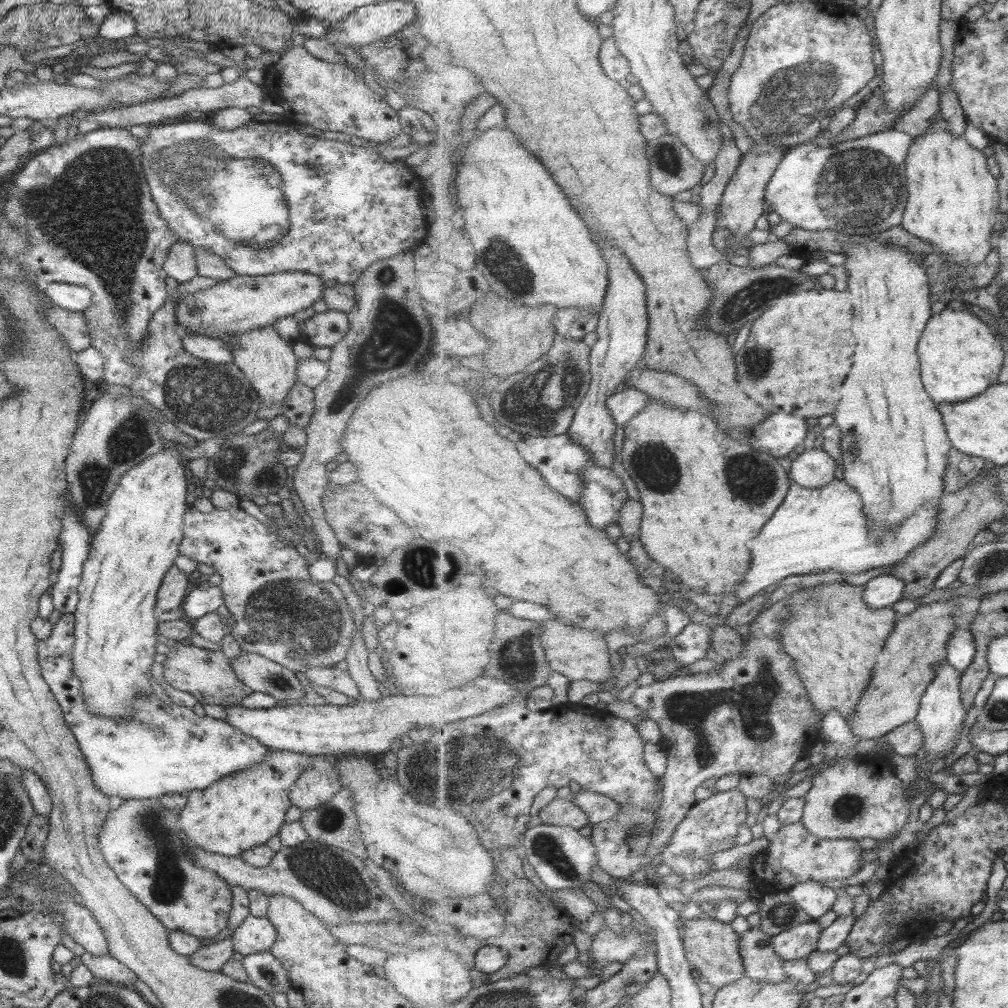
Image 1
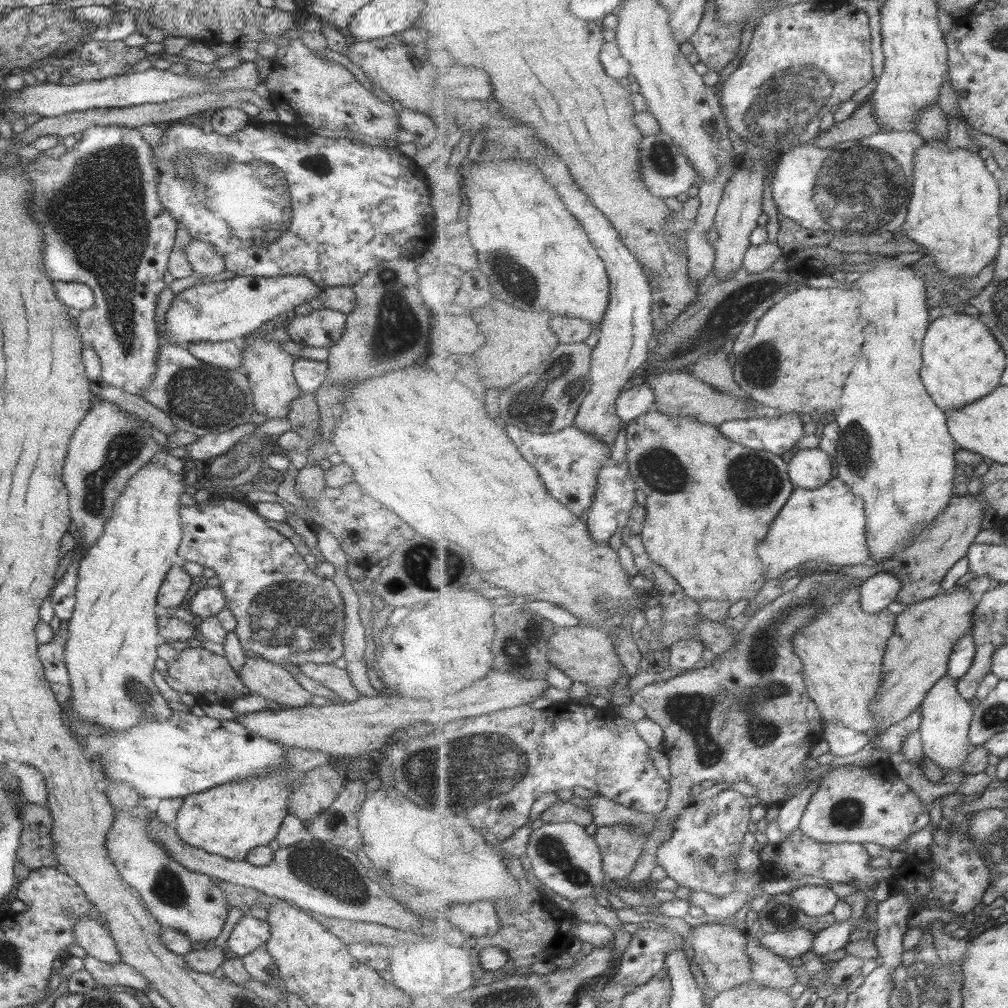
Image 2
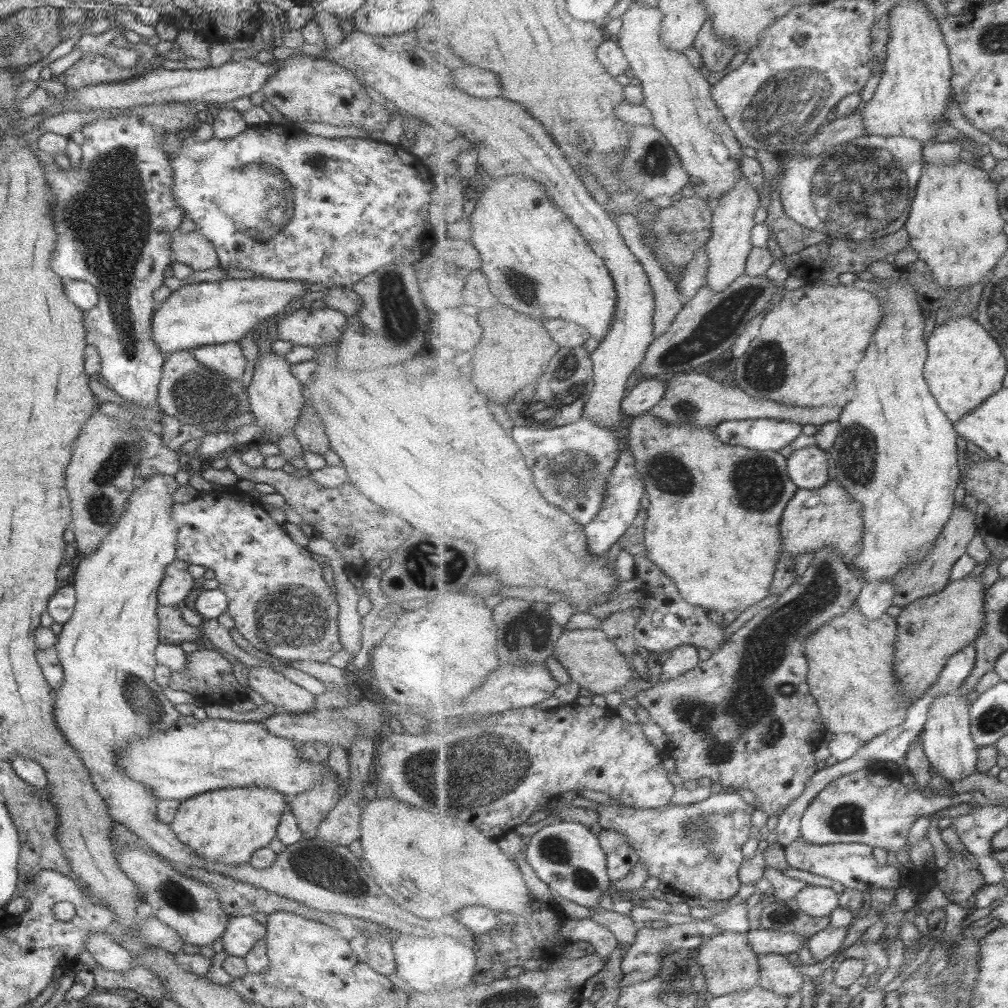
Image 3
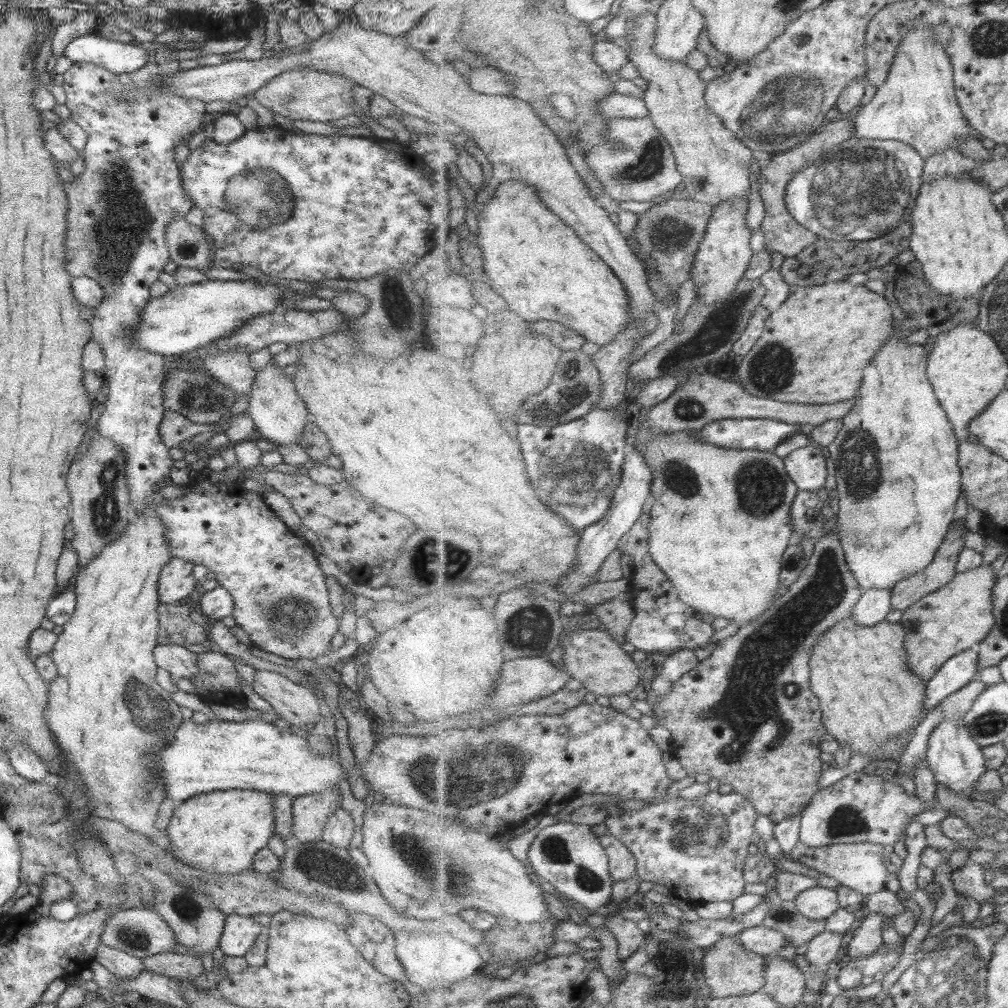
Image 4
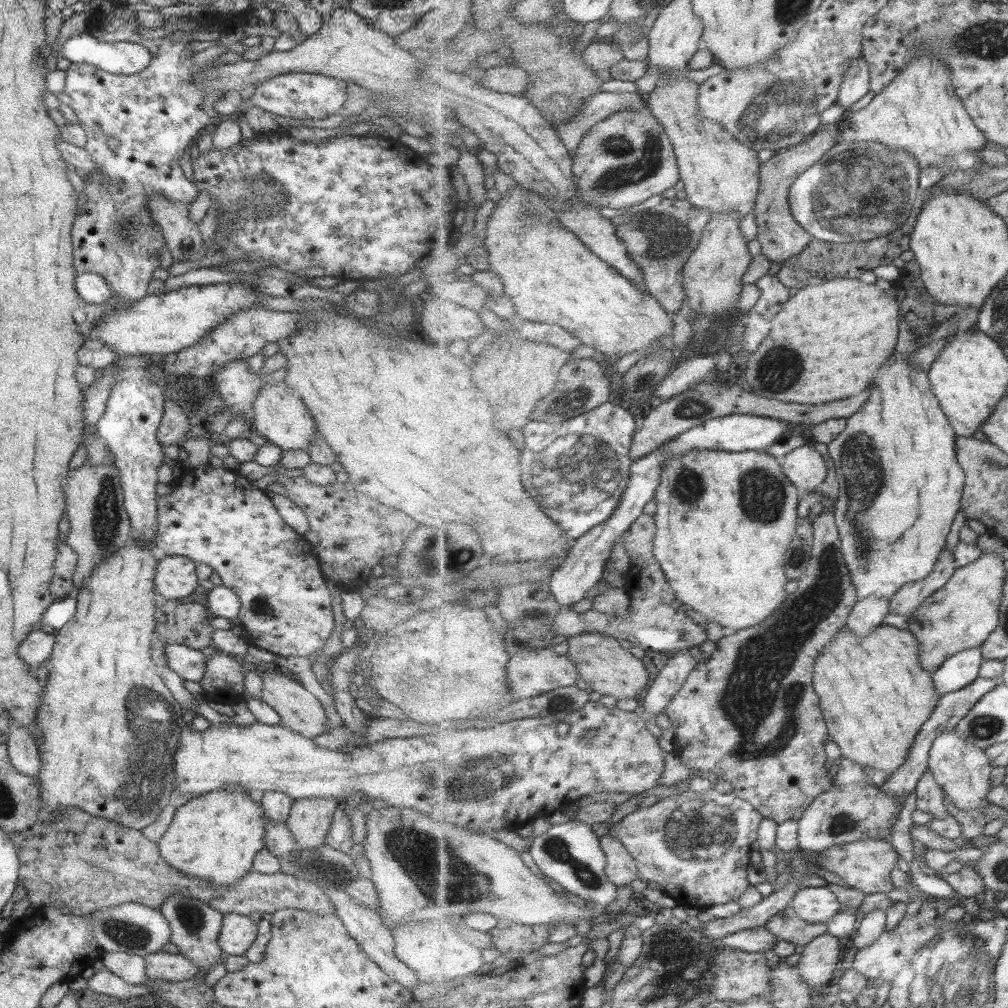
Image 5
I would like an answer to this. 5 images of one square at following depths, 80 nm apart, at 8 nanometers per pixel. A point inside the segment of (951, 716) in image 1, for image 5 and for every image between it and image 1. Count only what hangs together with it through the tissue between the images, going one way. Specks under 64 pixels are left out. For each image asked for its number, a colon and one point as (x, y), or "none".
2: (946, 716)
3: (949, 744)
4: (958, 762)
5: (963, 769)

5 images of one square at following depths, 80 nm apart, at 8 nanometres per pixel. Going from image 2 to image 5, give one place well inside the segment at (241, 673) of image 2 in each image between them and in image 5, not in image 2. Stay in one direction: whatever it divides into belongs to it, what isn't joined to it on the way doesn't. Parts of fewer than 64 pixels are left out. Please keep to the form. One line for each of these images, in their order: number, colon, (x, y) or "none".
3: (286, 697)
4: (297, 705)
5: (299, 711)

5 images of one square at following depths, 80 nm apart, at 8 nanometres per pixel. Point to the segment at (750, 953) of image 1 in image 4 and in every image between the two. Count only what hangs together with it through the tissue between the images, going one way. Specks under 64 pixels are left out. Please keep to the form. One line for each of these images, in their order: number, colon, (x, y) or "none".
2: (769, 969)
3: (779, 975)
4: (787, 984)

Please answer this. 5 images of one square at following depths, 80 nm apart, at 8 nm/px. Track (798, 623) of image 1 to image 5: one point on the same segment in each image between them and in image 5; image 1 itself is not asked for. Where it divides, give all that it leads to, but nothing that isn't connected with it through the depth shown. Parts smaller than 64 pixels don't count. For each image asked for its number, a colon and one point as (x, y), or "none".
2: (843, 649)
3: (852, 676)
4: (869, 696)
5: (875, 694)

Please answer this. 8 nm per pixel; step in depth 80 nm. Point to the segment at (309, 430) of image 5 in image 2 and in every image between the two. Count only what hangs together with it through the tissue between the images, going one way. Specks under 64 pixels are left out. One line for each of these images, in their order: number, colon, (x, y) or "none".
2: (268, 369)
3: (275, 399)
4: (276, 411)

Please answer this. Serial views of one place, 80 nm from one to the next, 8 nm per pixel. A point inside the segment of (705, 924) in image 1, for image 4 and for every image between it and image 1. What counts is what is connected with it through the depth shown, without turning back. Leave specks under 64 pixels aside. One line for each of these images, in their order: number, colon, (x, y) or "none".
2: (720, 951)
3: (729, 963)
4: (731, 970)

